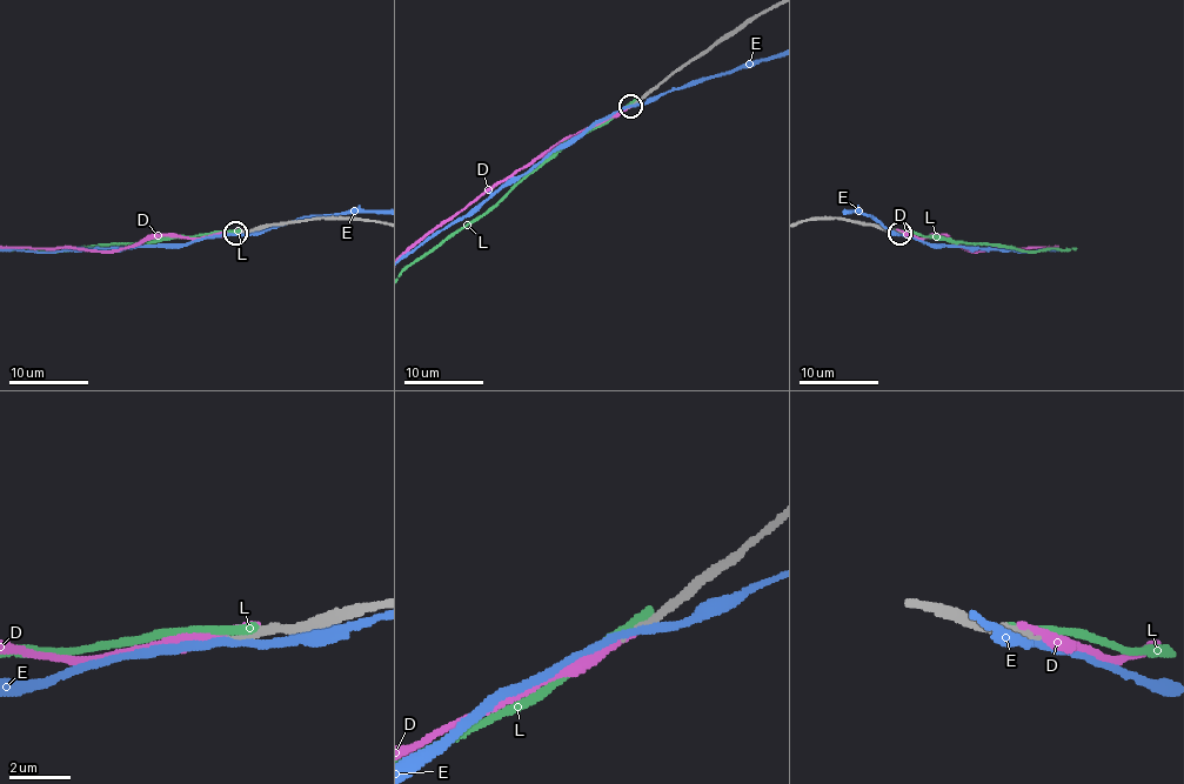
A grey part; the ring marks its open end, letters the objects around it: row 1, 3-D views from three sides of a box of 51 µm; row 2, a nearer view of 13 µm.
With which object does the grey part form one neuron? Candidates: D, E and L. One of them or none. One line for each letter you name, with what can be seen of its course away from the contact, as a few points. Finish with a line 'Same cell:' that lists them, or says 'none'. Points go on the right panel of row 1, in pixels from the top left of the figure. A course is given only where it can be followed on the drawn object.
Same cell: none

